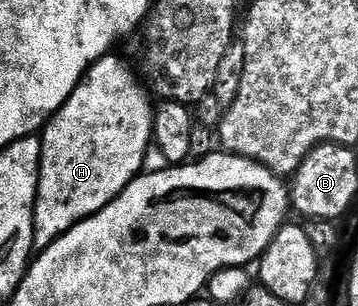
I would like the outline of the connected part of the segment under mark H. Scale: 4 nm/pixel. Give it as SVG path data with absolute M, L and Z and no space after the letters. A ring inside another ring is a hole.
M107 53L90 64L85 75L82 76L77 89L66 98L66 104L55 111L52 118L45 124L46 132L40 135L42 145L42 157L38 161L38 193L34 197L34 241L35 244L42 245L47 241L53 241L58 238L64 231L70 230L77 222L87 219L100 208L106 206L111 199L121 192L129 183L134 180L134 176L143 170L146 159L146 149L152 143L152 130L154 127L154 111L152 103L146 100L147 92L144 90L143 84L134 80L134 75L114 56L114 53Z

